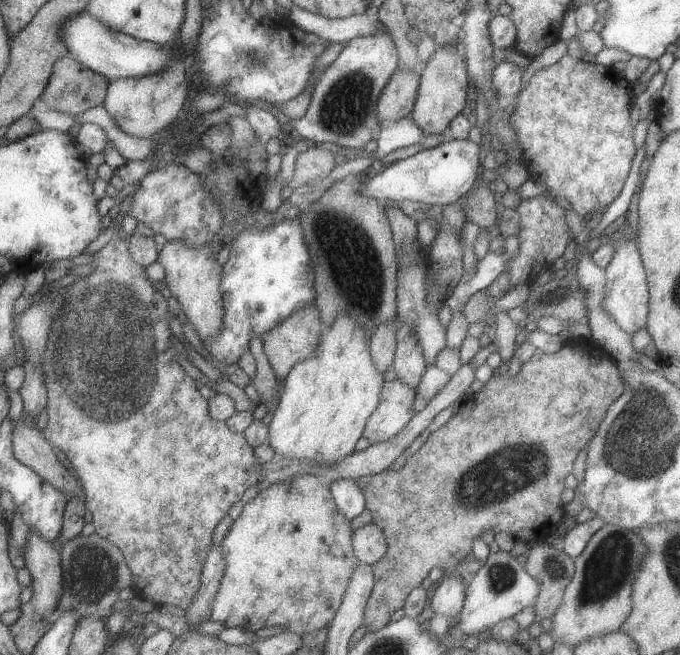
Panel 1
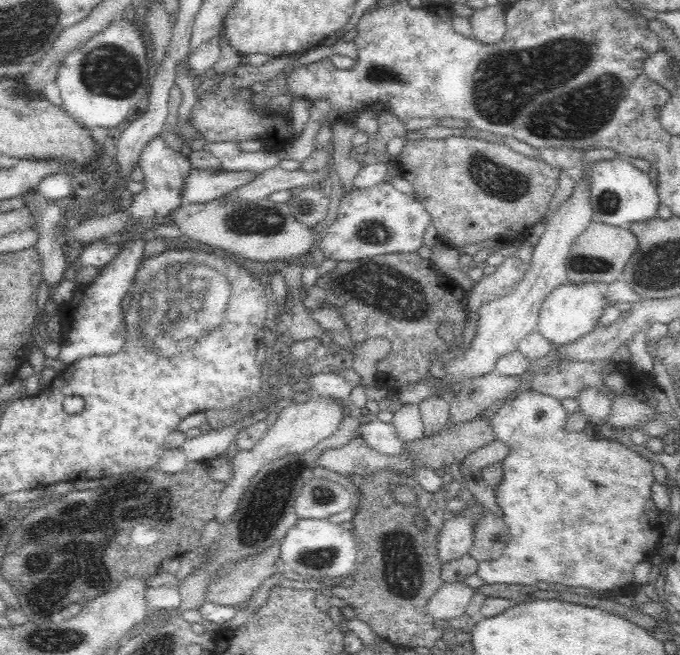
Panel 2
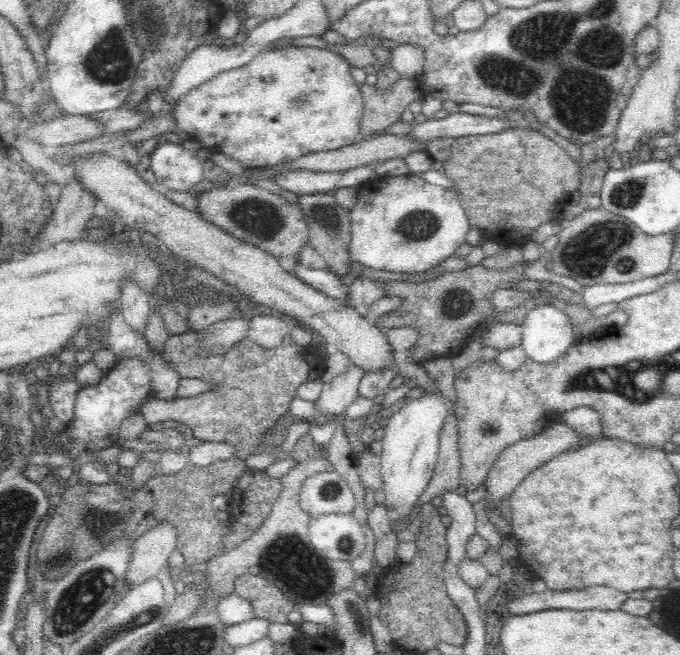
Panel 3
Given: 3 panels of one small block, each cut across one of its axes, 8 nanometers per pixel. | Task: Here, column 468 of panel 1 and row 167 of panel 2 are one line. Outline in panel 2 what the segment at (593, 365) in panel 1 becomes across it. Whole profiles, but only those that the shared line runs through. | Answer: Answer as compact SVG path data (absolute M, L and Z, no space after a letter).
M448 136L442 140L409 140L399 154L400 175L414 188L416 199L431 214L437 240L459 249L496 238L516 242L546 214L559 188L560 169L514 152L502 142Z

